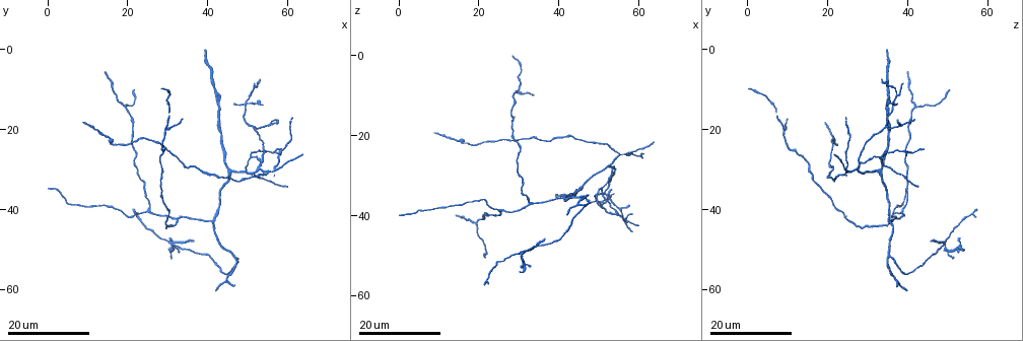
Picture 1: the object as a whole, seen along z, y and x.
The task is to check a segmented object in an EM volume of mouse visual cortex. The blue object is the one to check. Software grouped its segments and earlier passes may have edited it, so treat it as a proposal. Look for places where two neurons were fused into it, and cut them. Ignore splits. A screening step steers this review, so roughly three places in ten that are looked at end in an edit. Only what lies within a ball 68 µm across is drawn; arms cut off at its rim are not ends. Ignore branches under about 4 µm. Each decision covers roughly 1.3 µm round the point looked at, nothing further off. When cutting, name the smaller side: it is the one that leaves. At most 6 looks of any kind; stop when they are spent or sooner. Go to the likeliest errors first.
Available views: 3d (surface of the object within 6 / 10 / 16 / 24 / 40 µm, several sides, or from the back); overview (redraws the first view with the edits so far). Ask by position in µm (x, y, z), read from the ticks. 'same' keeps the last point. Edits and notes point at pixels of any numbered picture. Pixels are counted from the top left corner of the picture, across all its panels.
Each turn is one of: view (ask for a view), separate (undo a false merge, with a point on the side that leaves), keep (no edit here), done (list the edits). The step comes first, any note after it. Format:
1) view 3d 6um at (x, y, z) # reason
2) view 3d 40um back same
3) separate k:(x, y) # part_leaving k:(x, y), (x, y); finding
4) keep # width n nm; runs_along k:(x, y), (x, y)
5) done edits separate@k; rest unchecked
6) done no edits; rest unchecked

view 3d 24um at (53.0, 29.5, 27.0) # three-way junction

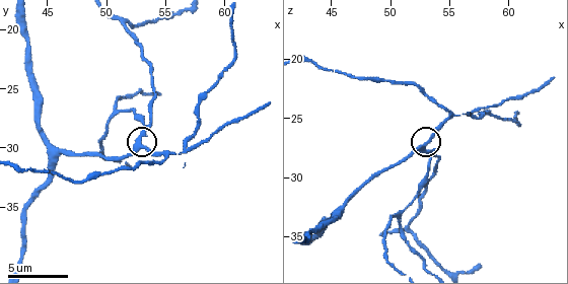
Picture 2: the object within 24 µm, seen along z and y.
view 3d 6um at (52.6, 29.6, 27.4)

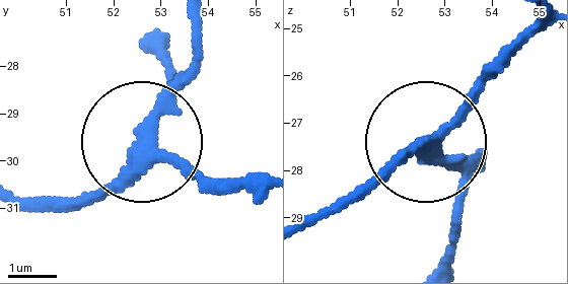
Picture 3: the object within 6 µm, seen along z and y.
keep # side_arm 32 um; arms 3; continuous, no second neuron

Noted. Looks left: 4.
view 3d 10um at (51.4, 19.4, 34.4) # a fork

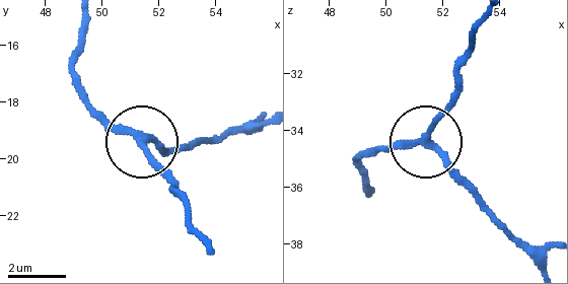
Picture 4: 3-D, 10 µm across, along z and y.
keep # arms 3; runs_along 4:(206, 244), (145, 145), (192, 150); all the same neuron

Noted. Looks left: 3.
view 3d 10um at (50.8, 26.8, 33.4) # three-way junction

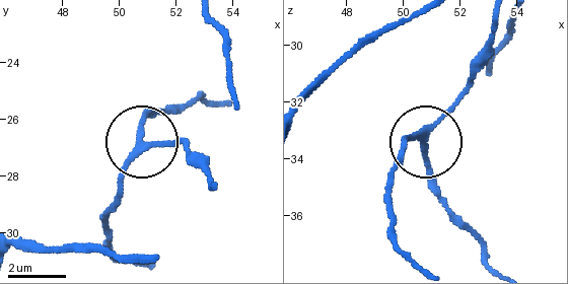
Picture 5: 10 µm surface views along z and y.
keep # arms 3; continuous, no second neuron

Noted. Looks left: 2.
done no edits; rest unchecked

